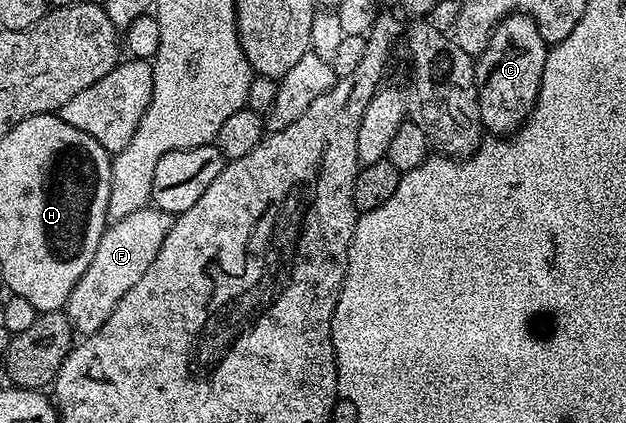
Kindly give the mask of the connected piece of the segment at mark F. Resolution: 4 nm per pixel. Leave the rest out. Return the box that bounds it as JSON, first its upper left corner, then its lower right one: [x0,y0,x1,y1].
[66,205,173,336]

